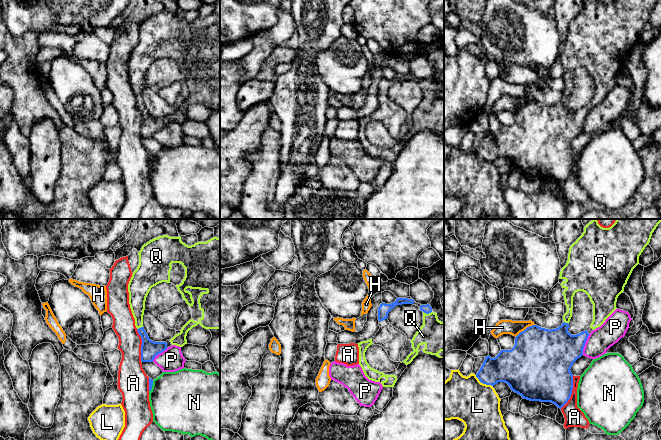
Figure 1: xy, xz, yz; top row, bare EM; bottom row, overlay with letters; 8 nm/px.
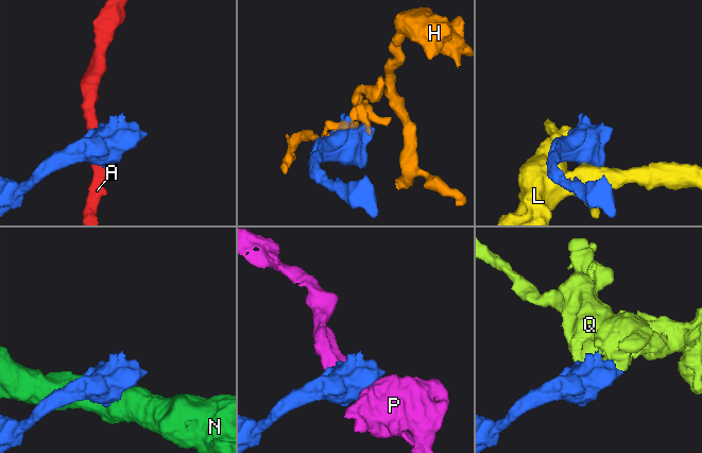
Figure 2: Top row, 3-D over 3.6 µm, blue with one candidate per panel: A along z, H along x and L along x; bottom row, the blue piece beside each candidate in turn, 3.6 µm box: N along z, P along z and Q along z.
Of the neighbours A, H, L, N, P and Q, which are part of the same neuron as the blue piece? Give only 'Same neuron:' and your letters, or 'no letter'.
Same neuron: Q

